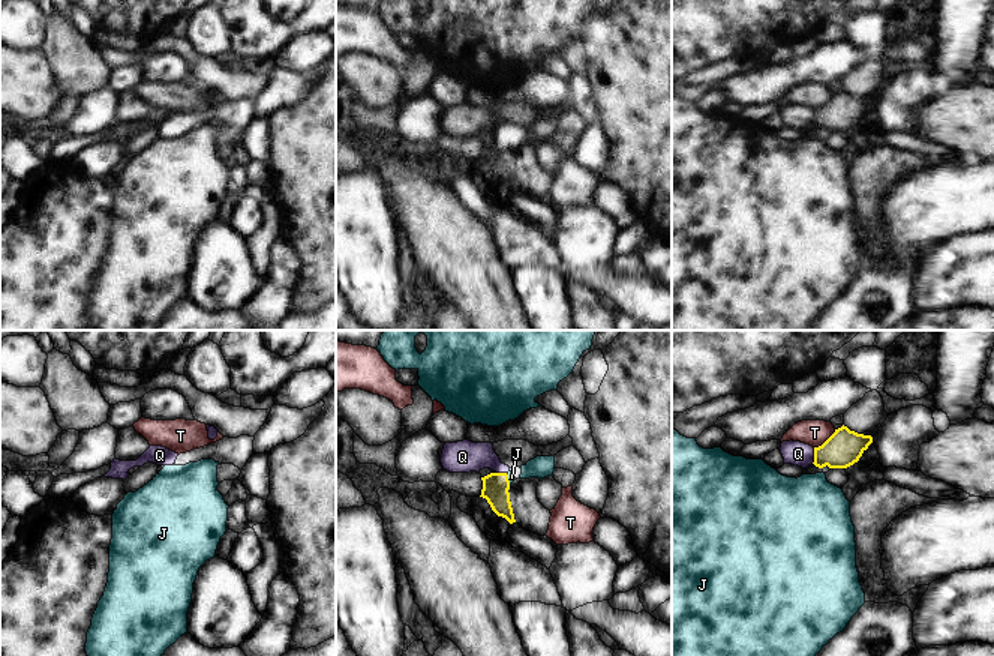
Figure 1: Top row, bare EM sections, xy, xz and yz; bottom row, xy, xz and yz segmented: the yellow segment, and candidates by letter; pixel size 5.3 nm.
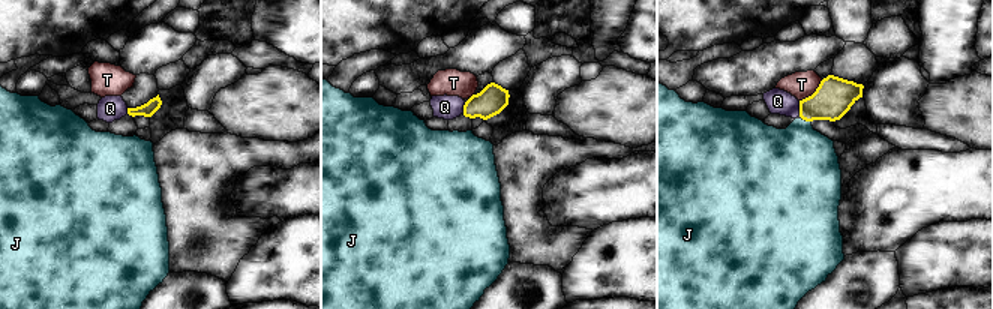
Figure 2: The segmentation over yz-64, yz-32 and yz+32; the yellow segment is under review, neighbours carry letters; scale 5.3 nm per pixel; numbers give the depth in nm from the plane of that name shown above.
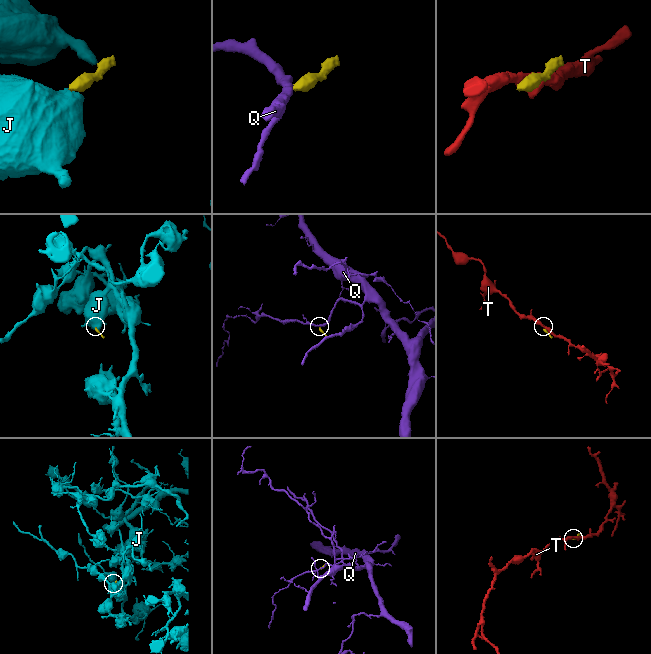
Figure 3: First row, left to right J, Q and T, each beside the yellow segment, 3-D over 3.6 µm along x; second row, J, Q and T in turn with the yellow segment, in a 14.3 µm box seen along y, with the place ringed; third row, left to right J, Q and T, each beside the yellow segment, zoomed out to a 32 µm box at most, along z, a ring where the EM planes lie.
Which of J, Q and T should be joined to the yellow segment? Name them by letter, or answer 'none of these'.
none of these

